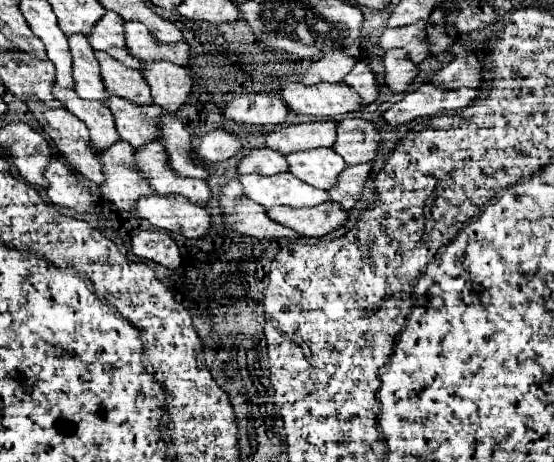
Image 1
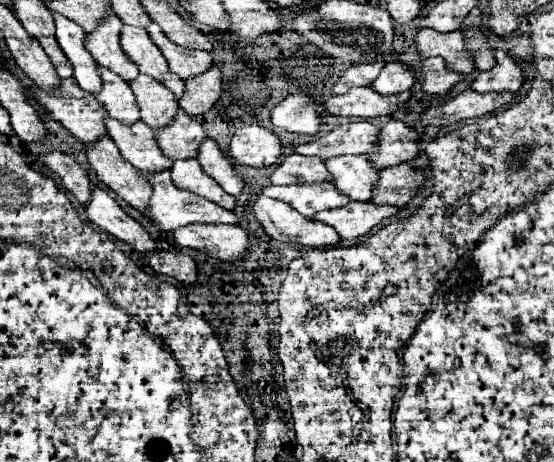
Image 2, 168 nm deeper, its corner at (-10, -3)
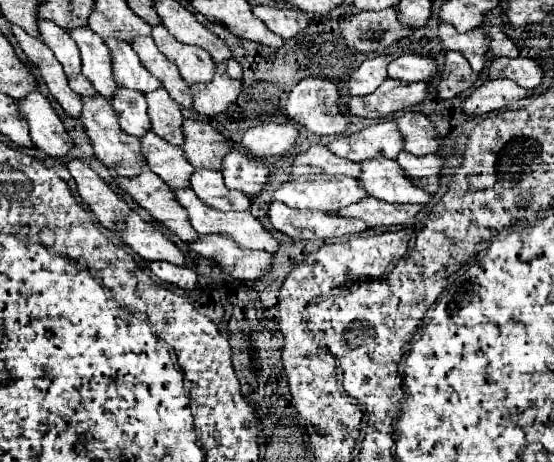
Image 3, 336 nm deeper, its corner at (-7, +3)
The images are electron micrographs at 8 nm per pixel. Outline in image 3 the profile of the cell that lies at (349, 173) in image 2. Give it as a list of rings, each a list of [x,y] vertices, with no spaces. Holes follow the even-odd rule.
[[[372,158],[362,162],[360,184],[366,192],[384,202],[412,202],[412,204],[428,204],[432,202],[432,194],[414,186],[412,180],[402,172],[396,160],[388,158]]]

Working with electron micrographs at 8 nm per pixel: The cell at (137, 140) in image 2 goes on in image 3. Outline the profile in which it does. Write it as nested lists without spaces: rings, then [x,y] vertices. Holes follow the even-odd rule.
[[[156,134],[142,136],[142,152],[152,172],[156,172],[170,188],[190,188],[190,176],[194,166],[184,158],[180,146],[170,146]]]

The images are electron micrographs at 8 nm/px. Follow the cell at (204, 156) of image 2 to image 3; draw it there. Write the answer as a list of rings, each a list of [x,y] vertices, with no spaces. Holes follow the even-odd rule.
[[[232,150],[224,158],[222,166],[224,166],[222,174],[224,174],[226,186],[232,190],[240,190],[252,198],[258,198],[266,182],[270,180],[270,170],[260,160],[240,150]]]

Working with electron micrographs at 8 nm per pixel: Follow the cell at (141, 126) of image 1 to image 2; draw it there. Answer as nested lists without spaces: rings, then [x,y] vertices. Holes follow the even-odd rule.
[[[177,110],[175,120],[171,120],[167,128],[157,128],[153,132],[155,132],[155,142],[159,144],[163,156],[171,160],[195,158],[199,144],[207,138],[201,124],[183,110]]]

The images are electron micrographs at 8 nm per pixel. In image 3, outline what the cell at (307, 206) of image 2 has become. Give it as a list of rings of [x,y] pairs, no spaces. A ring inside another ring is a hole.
[[[332,176],[332,180],[292,180],[282,184],[274,198],[296,210],[338,212],[344,206],[366,198],[366,190],[356,178]]]

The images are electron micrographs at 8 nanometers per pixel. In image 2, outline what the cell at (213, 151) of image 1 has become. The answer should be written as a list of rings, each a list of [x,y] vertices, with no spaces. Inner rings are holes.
[[[255,124],[243,126],[233,134],[227,154],[235,164],[245,164],[253,168],[271,166],[281,156],[281,142],[267,128]]]

